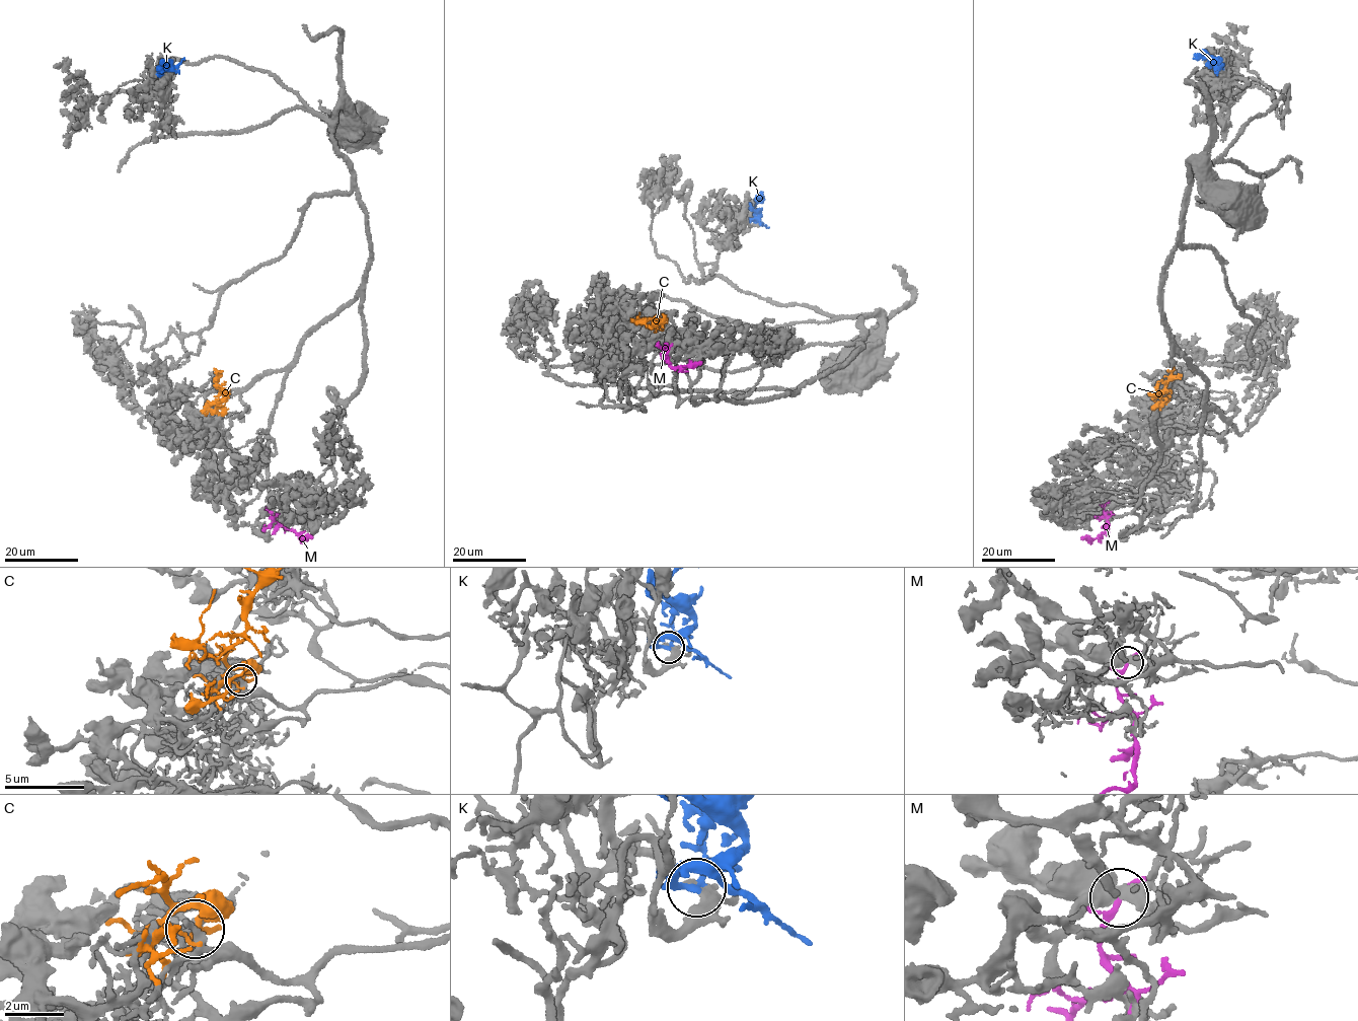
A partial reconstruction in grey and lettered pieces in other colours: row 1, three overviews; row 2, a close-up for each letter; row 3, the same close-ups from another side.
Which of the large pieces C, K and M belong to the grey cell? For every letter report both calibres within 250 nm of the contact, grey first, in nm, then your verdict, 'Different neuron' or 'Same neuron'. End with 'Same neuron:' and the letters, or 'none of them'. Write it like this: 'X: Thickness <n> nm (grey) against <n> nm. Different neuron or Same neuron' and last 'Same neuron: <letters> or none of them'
C: Thickness 170 nm (grey) against 160 nm. Different neuron
K: Thickness 240 nm (grey) against 200 nm. Same neuron
M: Thickness 440 nm (grey) against 200 nm. Different neuron
Same neuron: K

